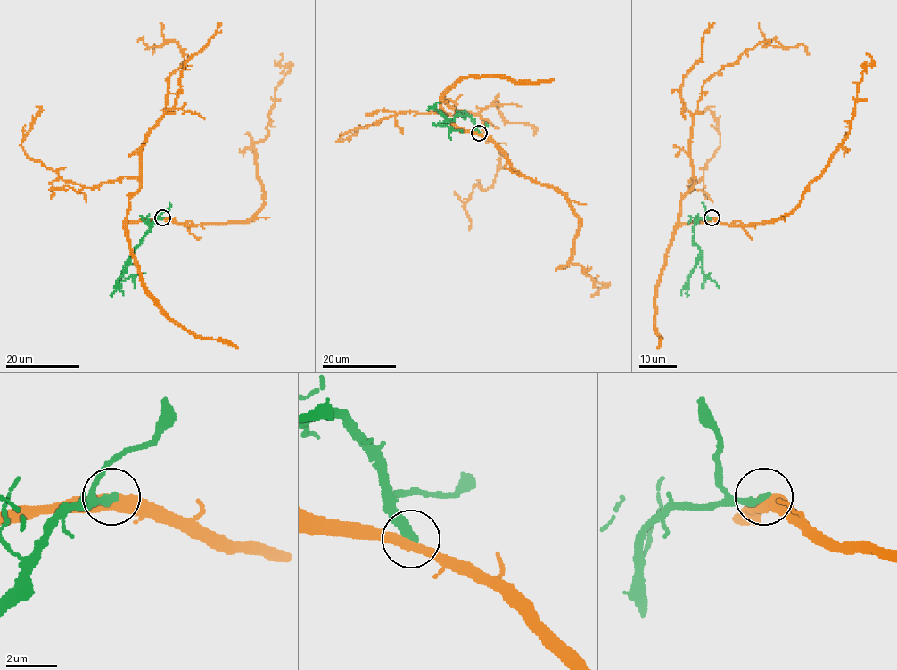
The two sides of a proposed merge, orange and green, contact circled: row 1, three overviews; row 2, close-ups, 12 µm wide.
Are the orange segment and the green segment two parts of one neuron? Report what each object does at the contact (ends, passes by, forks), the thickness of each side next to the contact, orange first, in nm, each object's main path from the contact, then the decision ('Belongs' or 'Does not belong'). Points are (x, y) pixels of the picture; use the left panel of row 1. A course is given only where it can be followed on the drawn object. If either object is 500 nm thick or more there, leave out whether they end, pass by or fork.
At the ring orange passes by. At the ring green ends. Thickness 400 nm (orange) against 340 nm. Course of orange: (162, 216), (124, 224), (142, 143), (185, 63), (170, 40), (147, 47), (153, 55). Course of green: (162, 216), (152, 222), (150, 231), (125, 264), (120, 275), (123, 281), (133, 276), (135, 287). Does not belong

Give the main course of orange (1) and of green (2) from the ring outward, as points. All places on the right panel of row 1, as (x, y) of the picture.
1: (712, 216), (679, 224), (695, 184), (702, 85), (768, 40), (810, 55)
2: (712, 216), (698, 218), (695, 222), (694, 241), (699, 249), (703, 281), (705, 276), (718, 287)

